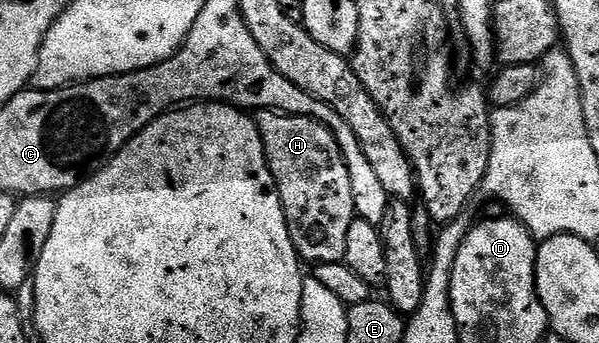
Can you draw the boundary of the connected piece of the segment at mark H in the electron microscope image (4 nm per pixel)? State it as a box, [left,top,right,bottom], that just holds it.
[256,110,355,264]

